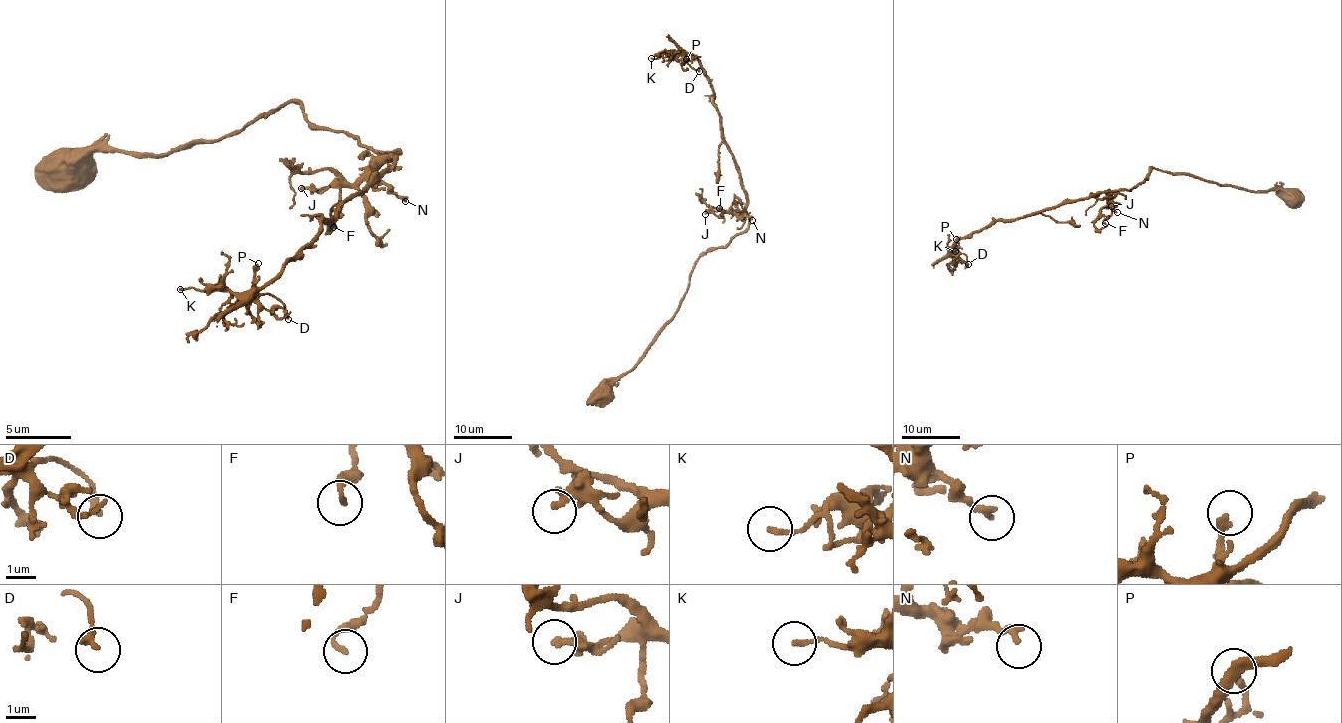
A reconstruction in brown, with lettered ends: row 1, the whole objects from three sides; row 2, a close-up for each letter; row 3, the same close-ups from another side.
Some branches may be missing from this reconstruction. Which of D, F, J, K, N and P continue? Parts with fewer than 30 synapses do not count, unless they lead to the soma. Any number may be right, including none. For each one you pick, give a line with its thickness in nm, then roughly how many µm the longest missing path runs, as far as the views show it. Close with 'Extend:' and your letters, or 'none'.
Extend: none

